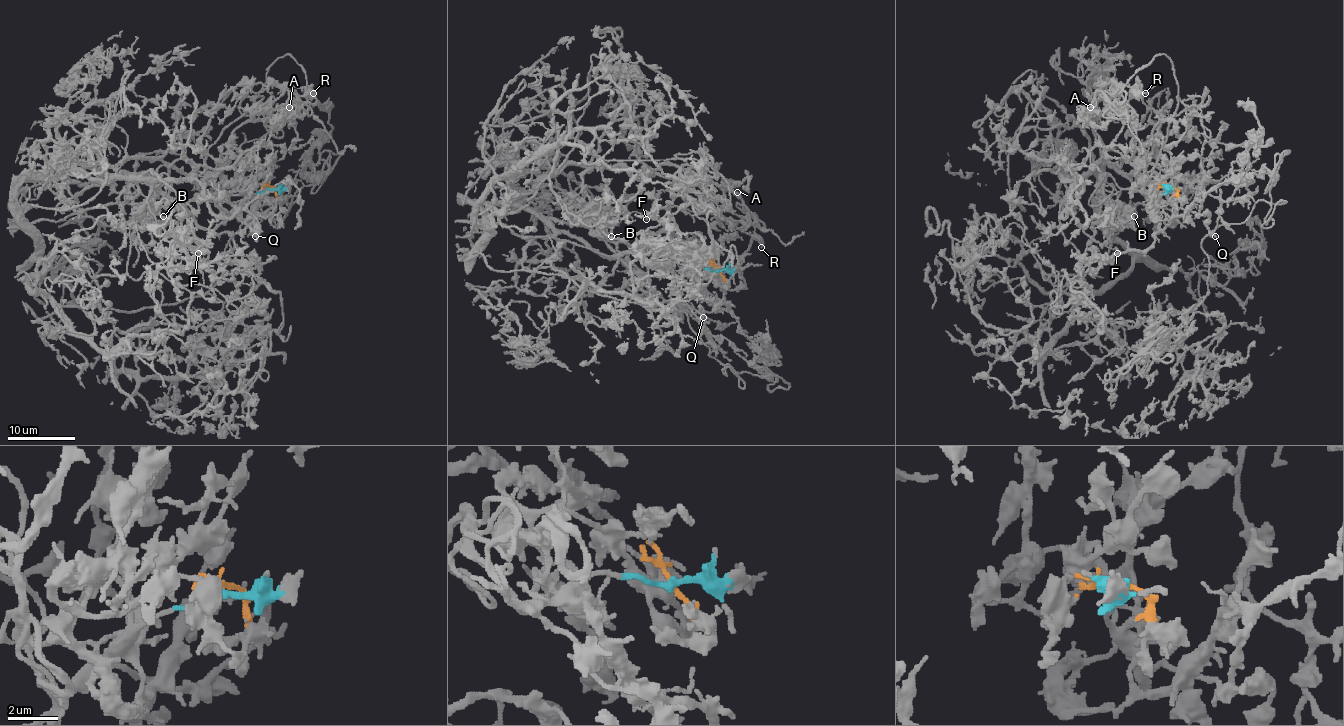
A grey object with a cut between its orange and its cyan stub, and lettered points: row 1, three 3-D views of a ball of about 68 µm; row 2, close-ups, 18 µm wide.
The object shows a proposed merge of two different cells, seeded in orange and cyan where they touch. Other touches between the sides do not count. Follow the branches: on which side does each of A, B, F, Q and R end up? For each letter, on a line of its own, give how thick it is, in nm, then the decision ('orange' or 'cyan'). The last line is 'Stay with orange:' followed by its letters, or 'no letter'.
A: 200 nm thick; orange
B: 240 nm thick; orange
F: 260 nm thick; cyan
Q: 240 nm thick; cyan
R: 380 nm thick; orange
Stay with orange: A, B, R

